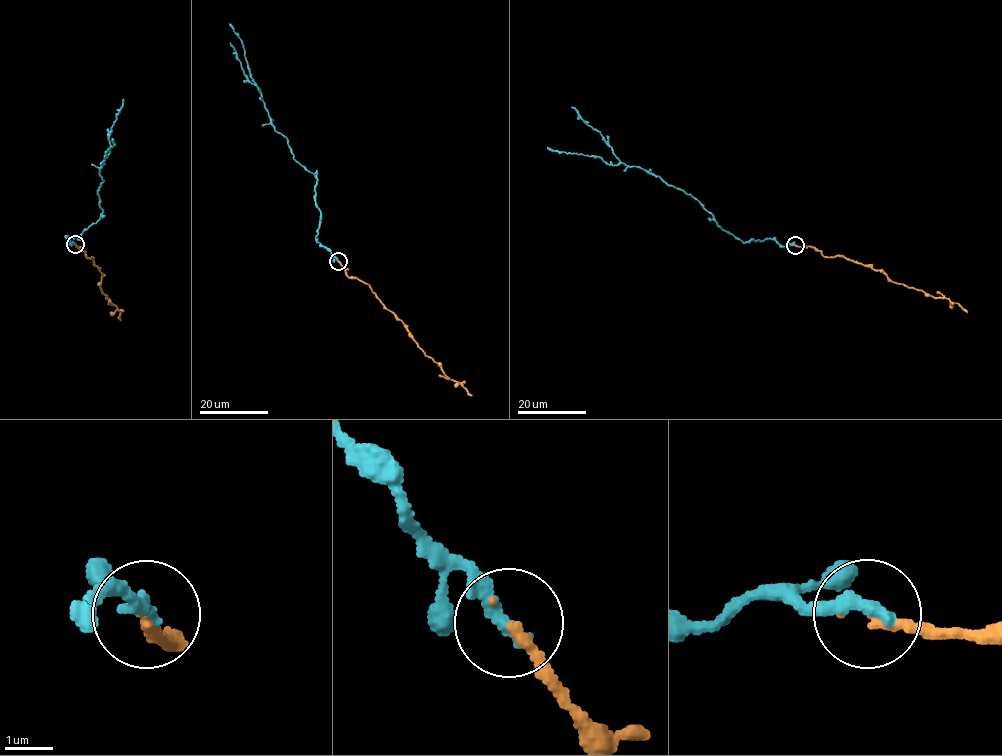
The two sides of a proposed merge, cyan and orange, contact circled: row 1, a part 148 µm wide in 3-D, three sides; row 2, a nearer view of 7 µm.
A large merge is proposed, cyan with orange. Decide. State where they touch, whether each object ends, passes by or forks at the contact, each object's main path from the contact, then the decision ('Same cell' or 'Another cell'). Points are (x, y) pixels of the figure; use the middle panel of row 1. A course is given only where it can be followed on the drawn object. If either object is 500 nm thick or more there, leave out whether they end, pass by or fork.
Place: (338, 261). At the ring cyan ends. At the ring orange ends. Course of cyan: (338, 261), (317, 241), (317, 179), (294, 159), (287, 138), (274, 130), (242, 41), (229, 23). Course of orange: (338, 261), (347, 275), (367, 283), (382, 305), (404, 324), (422, 351), (472, 396). Same cell

